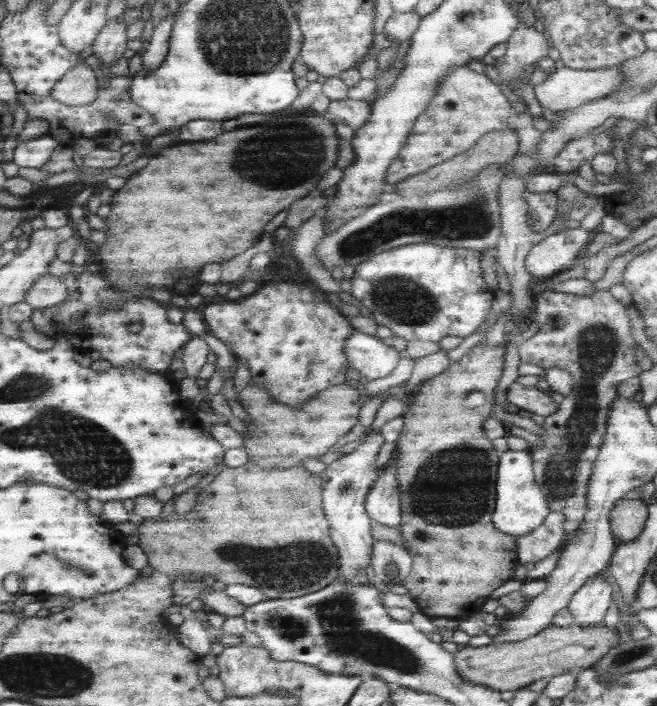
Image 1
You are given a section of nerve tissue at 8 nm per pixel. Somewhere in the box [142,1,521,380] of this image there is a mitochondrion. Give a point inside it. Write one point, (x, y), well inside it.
(476, 221)

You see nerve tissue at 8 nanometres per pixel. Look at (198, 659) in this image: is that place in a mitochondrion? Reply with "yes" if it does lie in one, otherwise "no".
no

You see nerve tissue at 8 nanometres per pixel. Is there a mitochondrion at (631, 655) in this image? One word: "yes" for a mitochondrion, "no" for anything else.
yes

